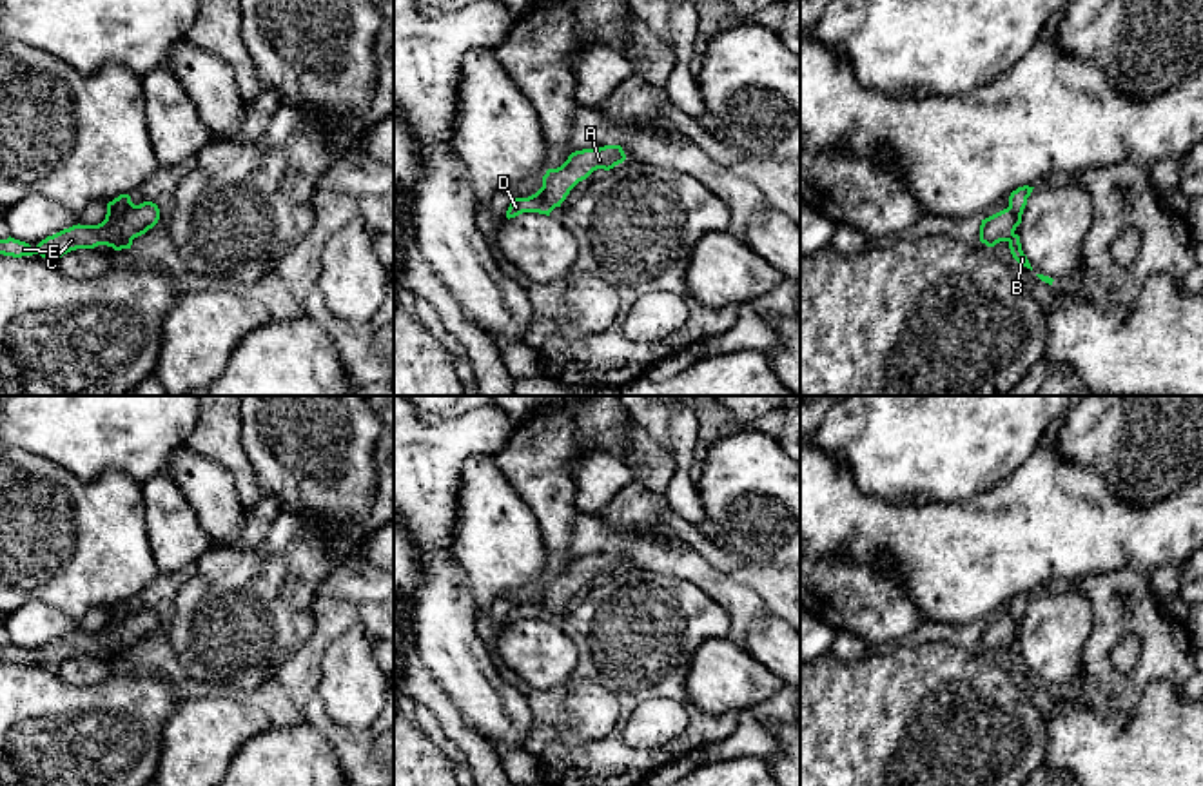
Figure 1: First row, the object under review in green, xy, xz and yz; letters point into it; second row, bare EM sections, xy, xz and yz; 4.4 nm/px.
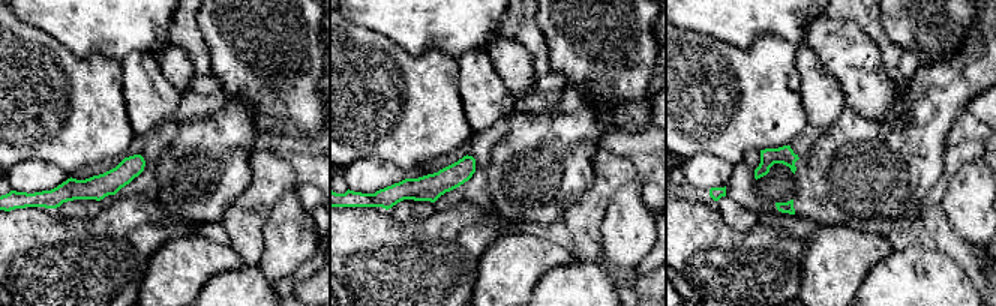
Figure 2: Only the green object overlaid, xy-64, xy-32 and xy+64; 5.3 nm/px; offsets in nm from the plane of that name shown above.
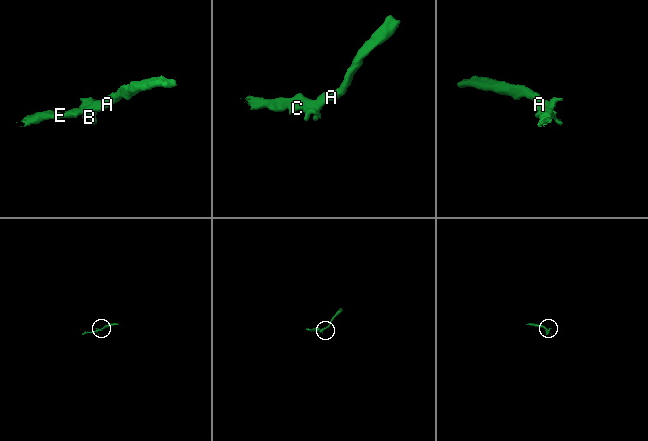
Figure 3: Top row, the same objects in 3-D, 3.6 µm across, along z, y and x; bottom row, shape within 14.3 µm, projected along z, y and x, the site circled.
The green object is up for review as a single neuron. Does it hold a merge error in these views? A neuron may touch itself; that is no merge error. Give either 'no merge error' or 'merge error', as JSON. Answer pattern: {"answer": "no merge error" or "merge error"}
{"answer": "merge error"}

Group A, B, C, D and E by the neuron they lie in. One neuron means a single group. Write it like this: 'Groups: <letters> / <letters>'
Groups: A C E / B D

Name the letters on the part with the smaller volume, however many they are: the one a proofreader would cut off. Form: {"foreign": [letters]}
{"foreign": ["B", "D"]}

